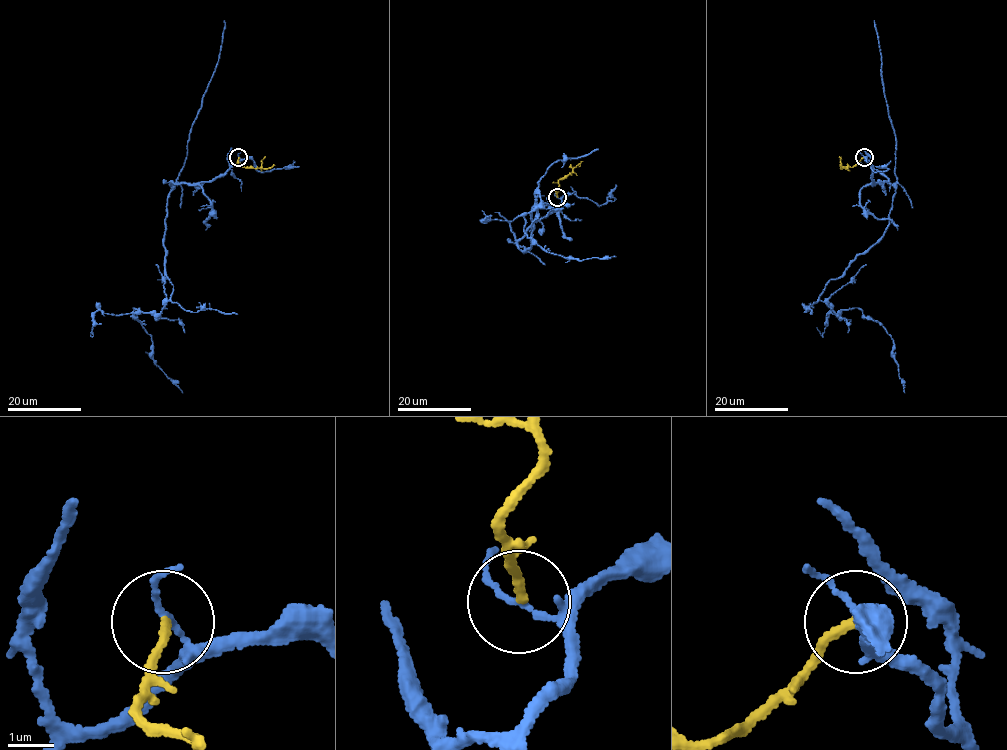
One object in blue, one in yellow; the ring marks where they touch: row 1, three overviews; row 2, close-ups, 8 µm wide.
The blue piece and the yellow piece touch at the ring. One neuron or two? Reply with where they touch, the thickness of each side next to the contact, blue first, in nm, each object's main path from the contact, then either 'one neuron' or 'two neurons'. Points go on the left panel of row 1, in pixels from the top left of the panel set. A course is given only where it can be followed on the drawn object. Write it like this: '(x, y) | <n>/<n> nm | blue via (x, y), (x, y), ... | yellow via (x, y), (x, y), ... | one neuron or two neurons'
(238, 157) | 100/180 nm | blue via (239, 157), (209, 181), (169, 183), (163, 244), (173, 290), (158, 313), (133, 307), (155, 364), (182, 392) | yellow via (239, 157), (237, 165), (240, 167), (270, 168), (275, 165) | two neurons

